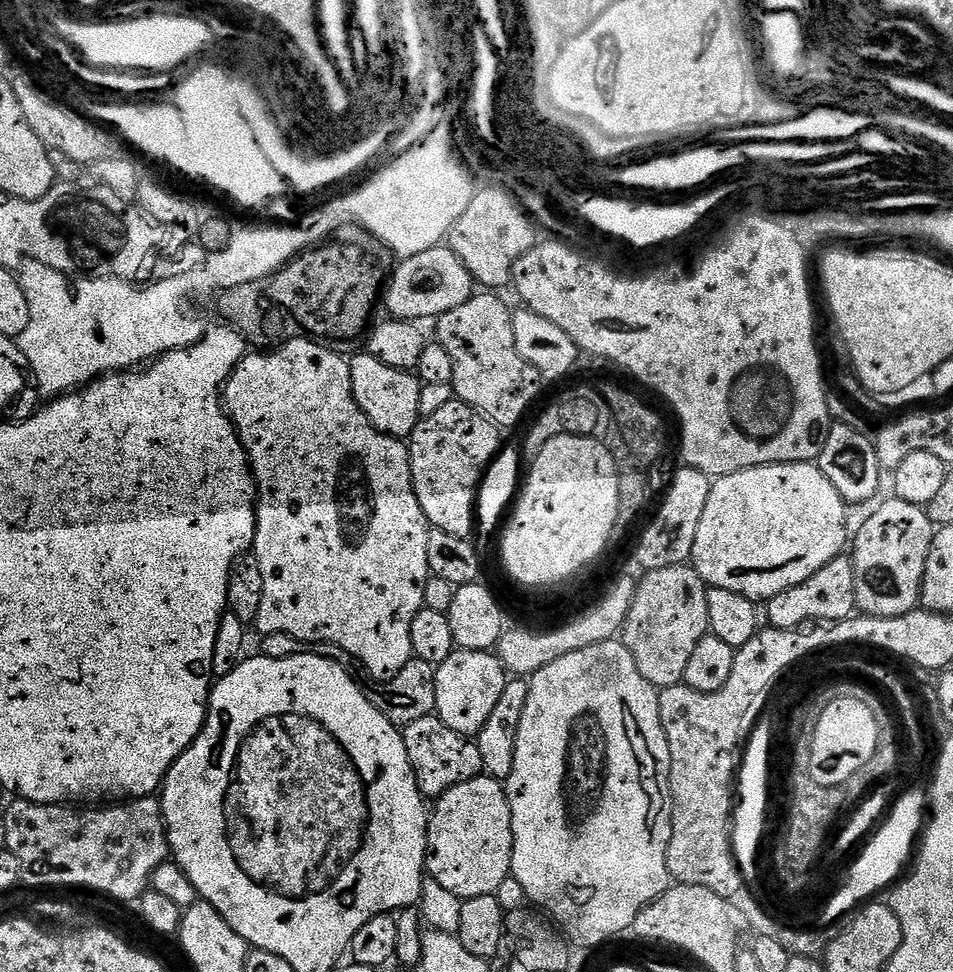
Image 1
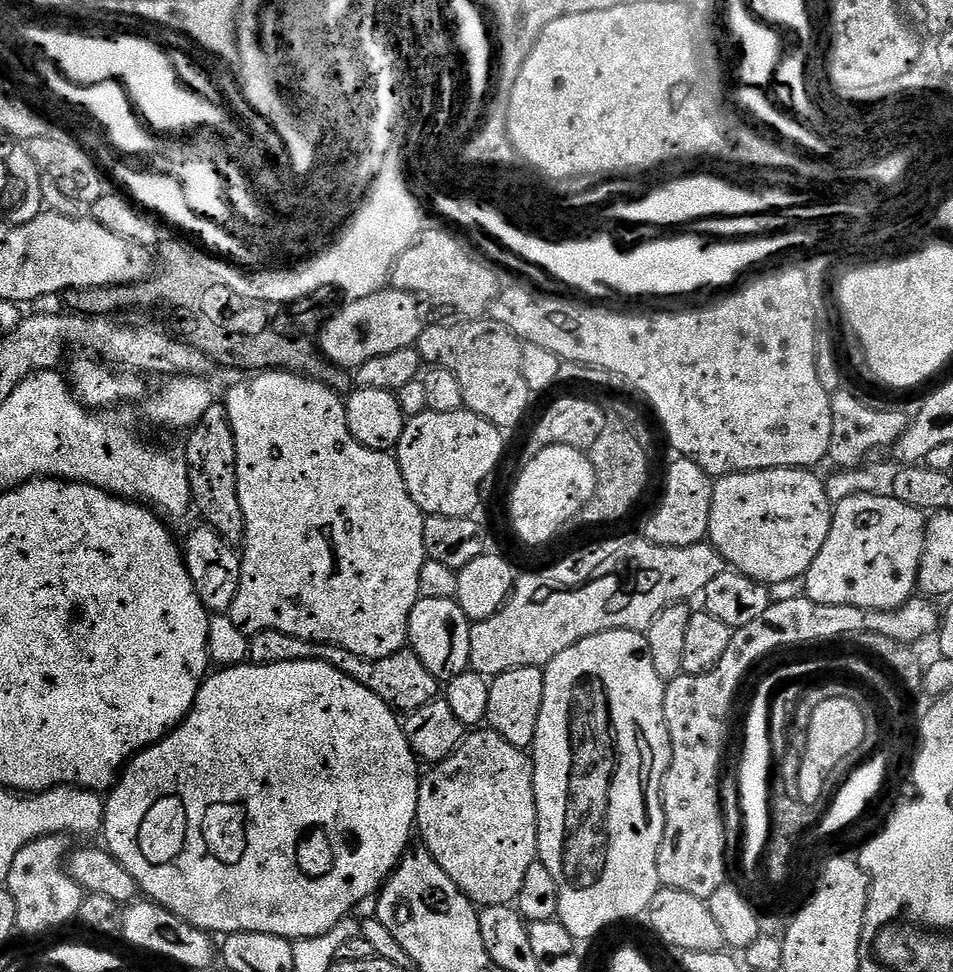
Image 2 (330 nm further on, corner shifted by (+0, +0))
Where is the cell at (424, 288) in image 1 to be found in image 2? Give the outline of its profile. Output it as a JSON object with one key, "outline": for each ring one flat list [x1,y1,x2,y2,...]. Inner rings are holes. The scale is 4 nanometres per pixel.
{"outline":[[391,286,380,292,372,292,366,298,347,301,339,309,334,322,324,325,318,337,320,351,337,369,355,370,362,366,362,362,378,358,378,354,411,348,419,341,426,327,420,307,421,301,412,293]]}

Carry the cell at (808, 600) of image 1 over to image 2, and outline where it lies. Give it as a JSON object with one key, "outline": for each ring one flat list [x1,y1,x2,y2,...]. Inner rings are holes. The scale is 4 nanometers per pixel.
{"outline":[[863,492,835,501,832,529,826,538,826,546,818,550,818,558,814,558,810,570,802,577,803,595,819,604,858,606,867,608,869,612,892,612,901,608,907,600,913,599,917,591,916,579,922,562,925,527,925,513,914,506,906,506,906,502,897,500,891,494,875,496]]}

